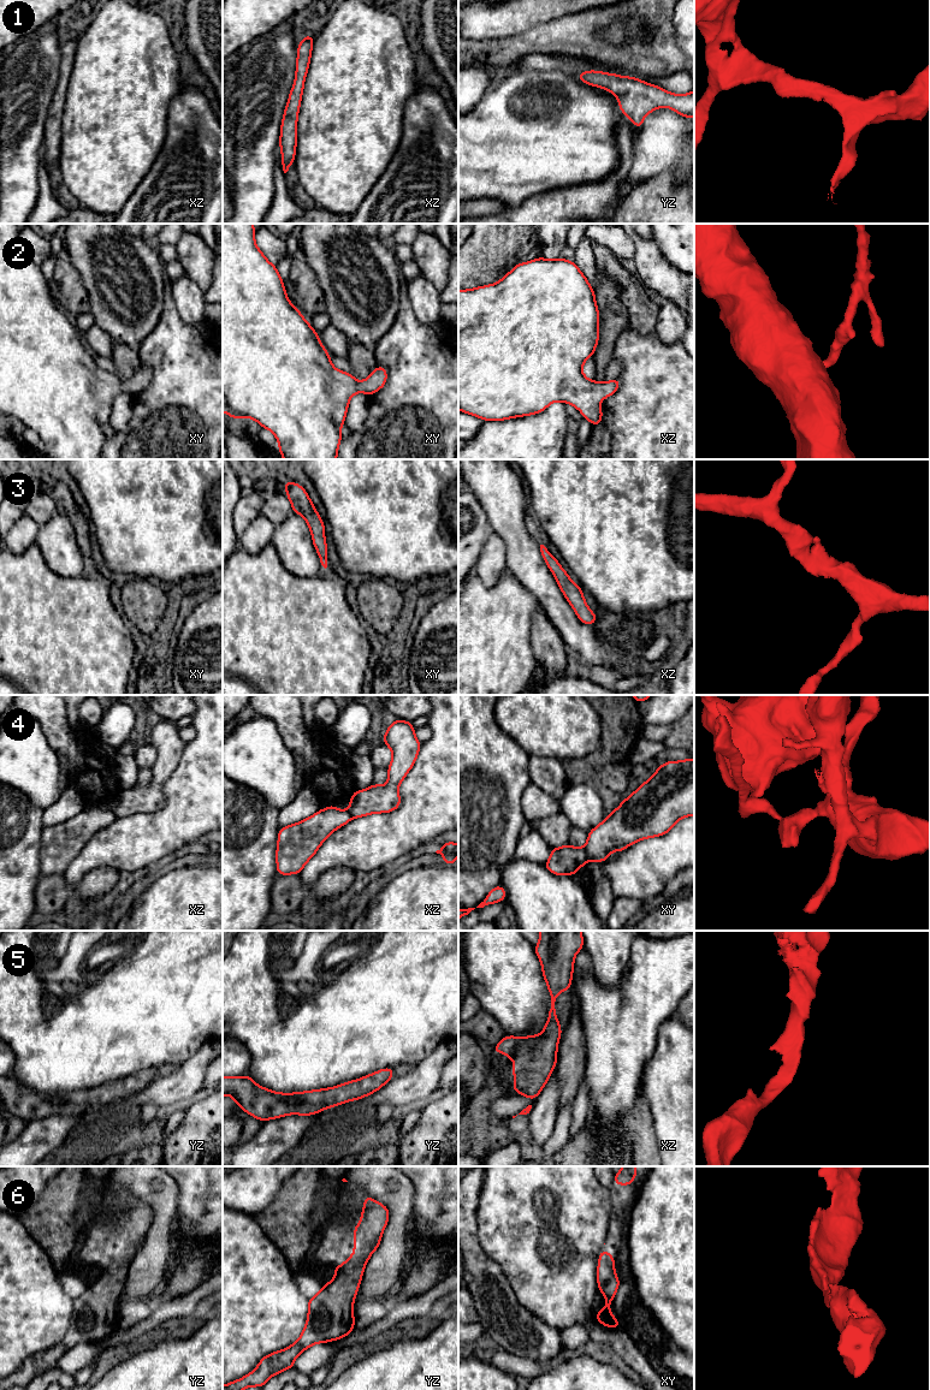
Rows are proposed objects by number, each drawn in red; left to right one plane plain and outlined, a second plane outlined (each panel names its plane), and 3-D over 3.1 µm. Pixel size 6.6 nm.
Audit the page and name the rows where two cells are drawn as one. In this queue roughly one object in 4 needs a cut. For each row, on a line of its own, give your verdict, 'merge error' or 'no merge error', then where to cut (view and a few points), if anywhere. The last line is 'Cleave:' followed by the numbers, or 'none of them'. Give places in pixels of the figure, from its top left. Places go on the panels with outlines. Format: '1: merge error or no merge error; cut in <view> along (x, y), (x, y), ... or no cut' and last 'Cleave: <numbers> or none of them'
1: no merge error; no cut
2: no merge error; no cut
3: no merge error; no cut
4: merge error; cut in xy along (584, 848), (587, 860)
5: no merge error; no cut
6: no merge error; no cut
Cleave: 4

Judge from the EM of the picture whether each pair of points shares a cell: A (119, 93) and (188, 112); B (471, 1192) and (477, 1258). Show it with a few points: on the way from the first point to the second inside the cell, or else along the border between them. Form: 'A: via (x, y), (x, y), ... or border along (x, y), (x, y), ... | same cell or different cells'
A: border along (183, 84), (170, 102), (165, 135) | different cells
B: via (471, 1209), (471, 1241) | same cell

